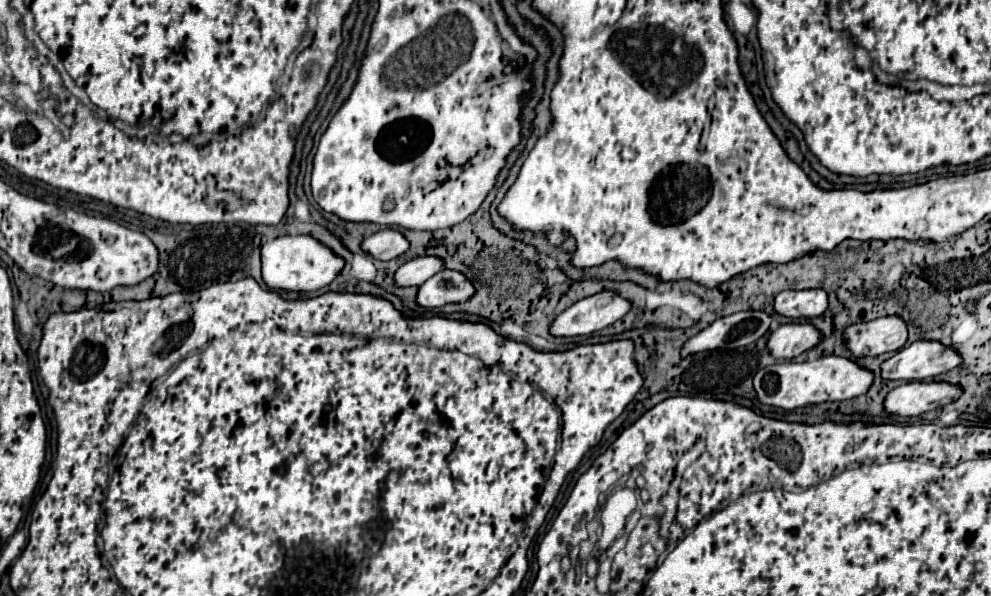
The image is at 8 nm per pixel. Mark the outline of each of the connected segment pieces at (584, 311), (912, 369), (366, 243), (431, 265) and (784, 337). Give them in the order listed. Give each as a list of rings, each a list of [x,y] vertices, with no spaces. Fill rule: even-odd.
[[[599,292],[595,296],[575,302],[571,308],[561,312],[549,328],[555,338],[589,336],[617,322],[629,312],[631,304],[615,292]]]
[[[919,340],[911,346],[905,346],[895,356],[887,358],[881,364],[881,378],[883,380],[925,380],[931,376],[939,376],[941,372],[947,372],[951,368],[957,368],[961,364],[961,356],[939,344],[939,342],[927,342]]]
[[[383,228],[361,242],[361,250],[375,260],[393,260],[407,252],[409,242],[395,230]]]
[[[423,256],[413,258],[397,268],[393,274],[393,282],[397,286],[421,286],[425,280],[435,276],[439,270],[443,270],[443,260],[435,256]]]
[[[791,322],[771,332],[771,336],[767,338],[767,348],[773,358],[789,360],[817,346],[819,340],[821,340],[821,334],[809,322],[805,324]]]

